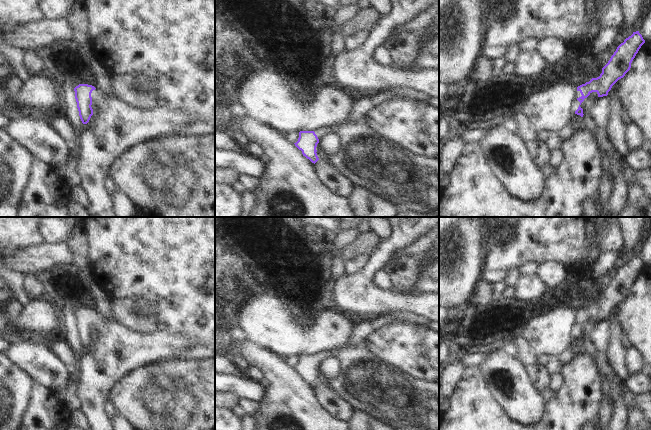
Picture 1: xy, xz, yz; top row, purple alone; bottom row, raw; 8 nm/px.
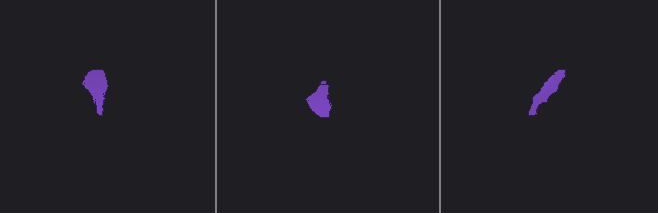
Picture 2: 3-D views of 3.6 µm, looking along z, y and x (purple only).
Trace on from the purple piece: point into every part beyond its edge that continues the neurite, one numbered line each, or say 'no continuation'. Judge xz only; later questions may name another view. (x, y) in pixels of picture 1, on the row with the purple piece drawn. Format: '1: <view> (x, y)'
1: xz (321, 133)

